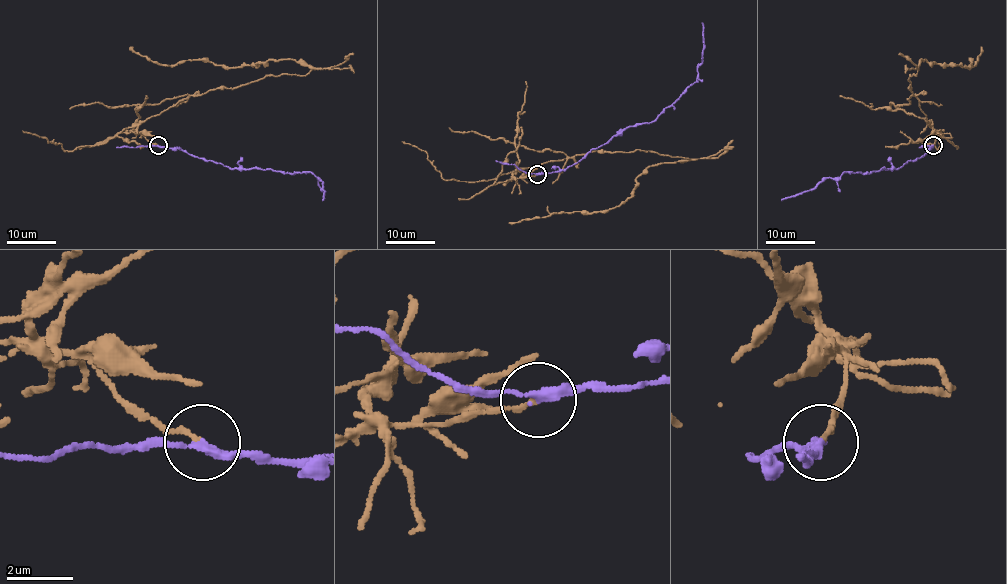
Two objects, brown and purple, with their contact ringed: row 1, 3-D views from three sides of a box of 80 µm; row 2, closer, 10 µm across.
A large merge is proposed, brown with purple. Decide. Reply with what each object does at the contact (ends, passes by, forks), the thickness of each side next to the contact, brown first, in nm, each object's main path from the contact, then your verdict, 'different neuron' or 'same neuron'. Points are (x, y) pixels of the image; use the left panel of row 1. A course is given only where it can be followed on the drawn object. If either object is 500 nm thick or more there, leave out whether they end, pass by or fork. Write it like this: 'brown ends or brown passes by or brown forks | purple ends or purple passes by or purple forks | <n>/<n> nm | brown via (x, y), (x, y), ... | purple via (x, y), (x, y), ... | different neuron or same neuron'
brown ends | purple passes by | 150/240 nm | brown via (158, 145), (133, 127), (190, 96), (310, 69), (291, 59), (233, 68), (203, 60), (162, 65), (130, 47) | purple via (158, 145), (181, 148), (199, 158), (234, 168), (312, 172), (322, 181), (322, 200) | different neuron

